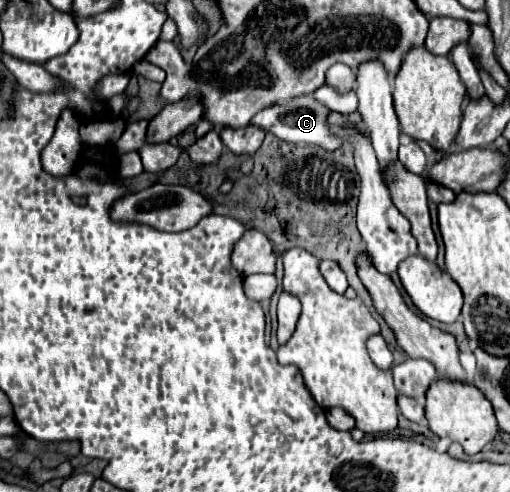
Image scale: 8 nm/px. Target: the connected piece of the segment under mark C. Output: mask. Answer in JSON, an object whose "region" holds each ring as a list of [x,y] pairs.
{"region":[[[308,94],[308,96],[296,96],[284,104],[272,104],[268,108],[264,108],[260,114],[256,114],[252,118],[252,124],[274,132],[280,140],[284,140],[288,144],[318,146],[326,152],[334,152],[344,144],[344,140],[342,140],[342,136],[336,136],[332,132],[332,128],[328,124],[328,114],[330,114],[330,110],[324,104],[320,104],[318,100],[314,100],[312,94]]]}

